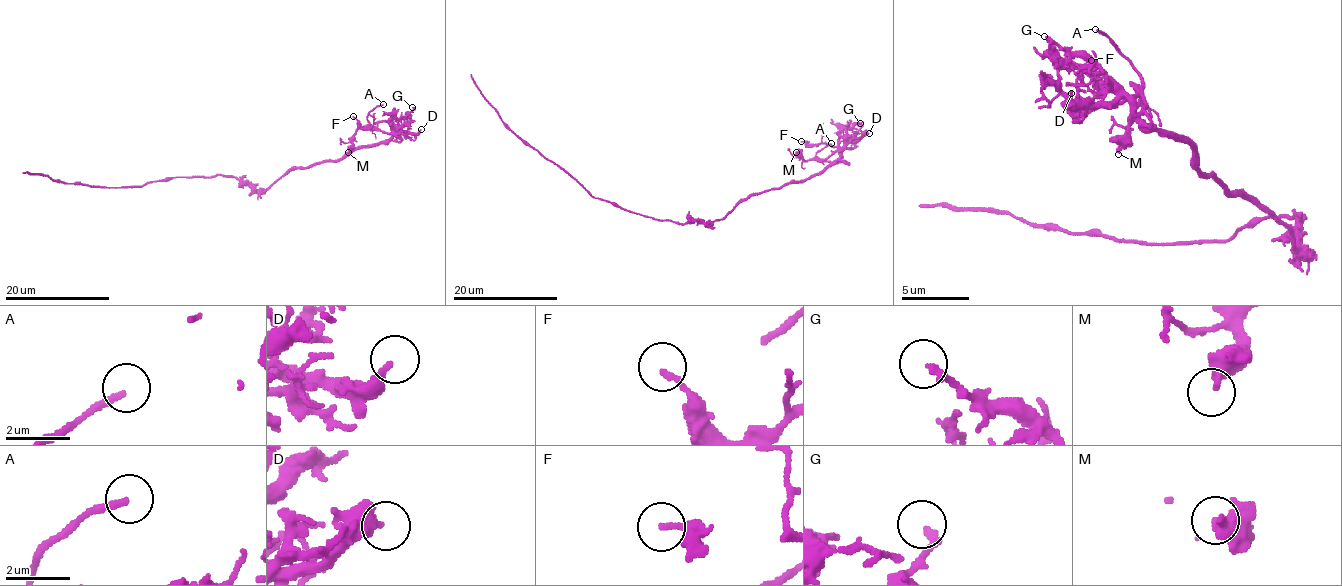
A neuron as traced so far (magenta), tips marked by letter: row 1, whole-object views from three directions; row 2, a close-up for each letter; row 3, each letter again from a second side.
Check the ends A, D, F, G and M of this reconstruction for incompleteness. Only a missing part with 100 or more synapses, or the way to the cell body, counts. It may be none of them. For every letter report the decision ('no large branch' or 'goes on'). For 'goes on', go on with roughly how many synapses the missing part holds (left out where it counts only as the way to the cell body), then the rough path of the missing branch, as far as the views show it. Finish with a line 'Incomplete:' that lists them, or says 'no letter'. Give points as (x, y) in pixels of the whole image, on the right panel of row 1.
A: goes on
D: no large branch
F: no large branch
G: no large branch
M: no large branch
Incomplete: A

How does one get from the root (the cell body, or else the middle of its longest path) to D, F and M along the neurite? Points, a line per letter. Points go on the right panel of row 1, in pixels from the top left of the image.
D: (1301, 215), (1297, 249), (1274, 215), (1209, 178), (1182, 141), (1152, 130), (1125, 100), (1095, 107), (1071, 93)
F: (1301, 215), (1297, 249), (1274, 215), (1209, 178), (1182, 141), (1152, 130), (1101, 73), (1098, 90), (1091, 60)
M: (1301, 215), (1297, 249), (1274, 215), (1209, 178), (1182, 141), (1139, 117), (1139, 87), (1118, 154)

